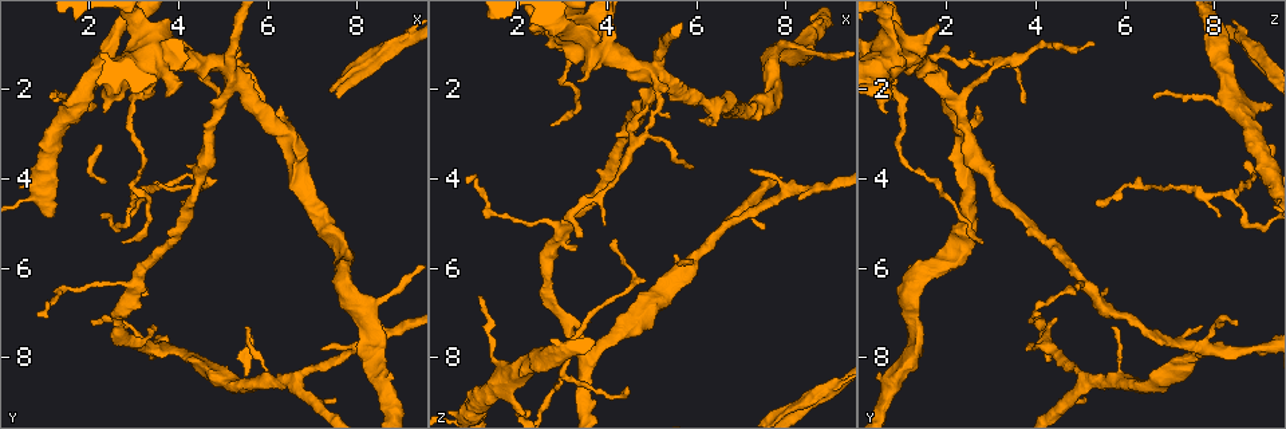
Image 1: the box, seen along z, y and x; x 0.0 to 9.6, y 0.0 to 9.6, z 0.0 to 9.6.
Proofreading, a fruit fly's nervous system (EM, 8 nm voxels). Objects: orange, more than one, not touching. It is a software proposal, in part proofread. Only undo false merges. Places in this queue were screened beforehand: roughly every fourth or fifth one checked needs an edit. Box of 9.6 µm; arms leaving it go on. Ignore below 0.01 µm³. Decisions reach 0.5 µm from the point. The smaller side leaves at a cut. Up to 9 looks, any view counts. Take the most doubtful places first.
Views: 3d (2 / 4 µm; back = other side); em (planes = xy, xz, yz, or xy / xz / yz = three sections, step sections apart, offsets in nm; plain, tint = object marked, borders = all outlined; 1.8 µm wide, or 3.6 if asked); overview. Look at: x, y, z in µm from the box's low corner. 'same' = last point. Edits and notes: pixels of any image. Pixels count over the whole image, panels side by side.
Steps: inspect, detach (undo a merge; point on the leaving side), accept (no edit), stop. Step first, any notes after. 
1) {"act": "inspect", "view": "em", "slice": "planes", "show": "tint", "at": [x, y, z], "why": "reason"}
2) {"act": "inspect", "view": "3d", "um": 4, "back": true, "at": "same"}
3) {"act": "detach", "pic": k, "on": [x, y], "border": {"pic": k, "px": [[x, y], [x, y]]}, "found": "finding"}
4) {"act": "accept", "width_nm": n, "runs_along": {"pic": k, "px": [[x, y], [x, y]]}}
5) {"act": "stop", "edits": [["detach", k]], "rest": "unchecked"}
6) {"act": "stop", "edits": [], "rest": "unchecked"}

{"act": "inspect", "view": "3d", "um": 2, "at": [3.00, 4.40, 8.35], "why": "three-way junction"}

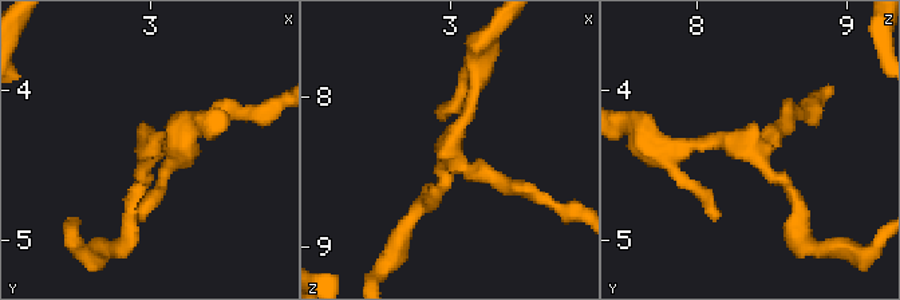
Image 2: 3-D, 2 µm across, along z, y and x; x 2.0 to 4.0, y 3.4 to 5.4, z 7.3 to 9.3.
{"act": "inspect", "view": "em", "slice": "planes", "show": "tint", "at": [3.02, 4.40, 8.38], "arms": 3}

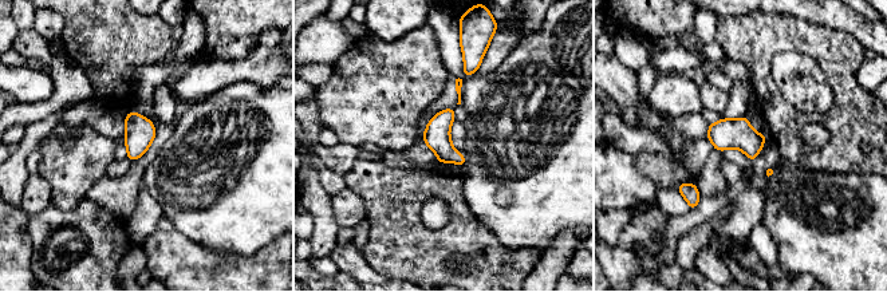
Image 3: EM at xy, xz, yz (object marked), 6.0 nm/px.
{"act": "accept", "found": "all the same neuron"}

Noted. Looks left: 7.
{"act": "inspect", "view": "3d", "um": 4, "at": [8.30, 6.85, 1.05]}

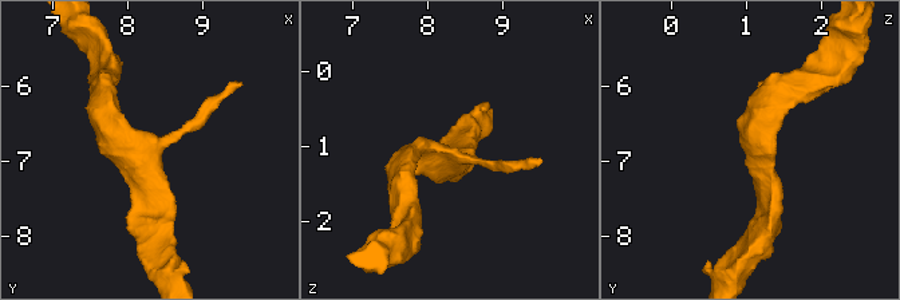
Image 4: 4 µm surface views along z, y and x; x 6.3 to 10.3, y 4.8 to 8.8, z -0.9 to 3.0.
{"act": "inspect", "view": "em", "slice": "planes", "show": "tint", "at": [8.30, 6.80, 1.05], "arms": 3, "why": "shape alone is not enough"}

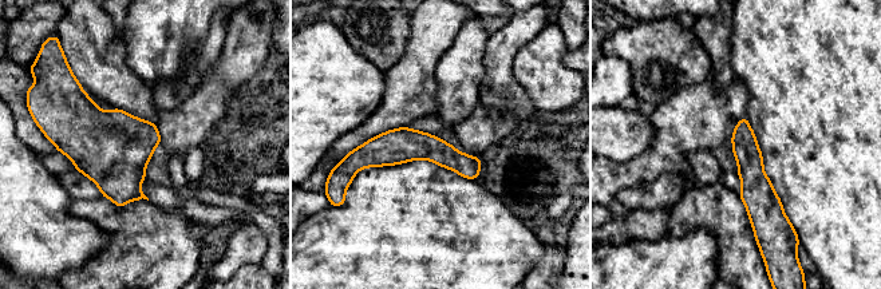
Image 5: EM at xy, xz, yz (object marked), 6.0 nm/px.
{"act": "accept", "runs_along": {"pic": 5, "px": [[360, 154], [434, 149], [477, 166]]}, "found": "one neuron here"}

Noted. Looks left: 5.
{"act": "inspect", "view": "em", "slice": "yz", "step": 8, "show": "tint", "at": [1.75, 2.25, 8.50], "why": "small branch off a trunk"}

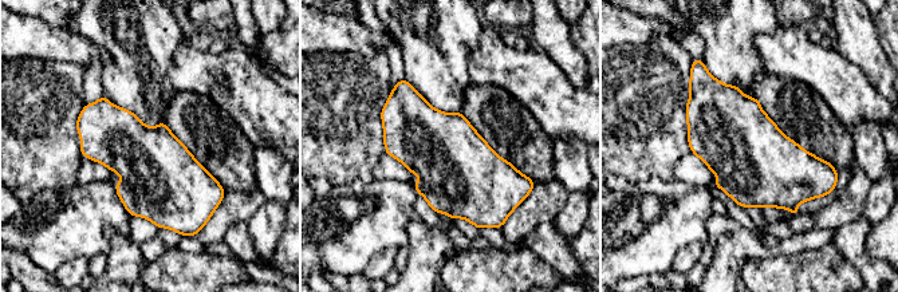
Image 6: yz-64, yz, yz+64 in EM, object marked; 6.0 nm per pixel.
{"act": "accept", "found": "continuous, no second neuron"}

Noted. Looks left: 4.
{"act": "inspect", "view": "3d", "um": 4, "at": [3.10, 6.35, 5.05], "why": "calibre changes"}

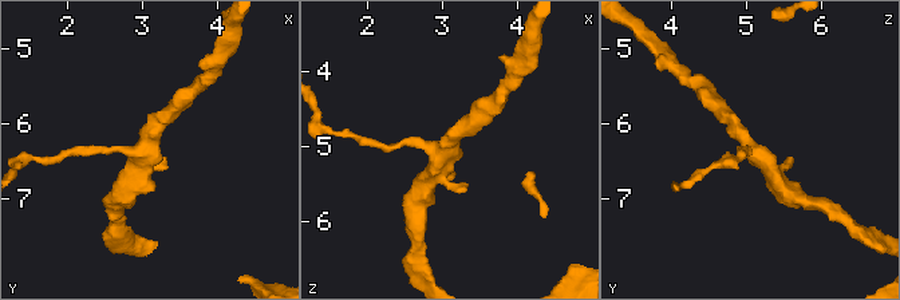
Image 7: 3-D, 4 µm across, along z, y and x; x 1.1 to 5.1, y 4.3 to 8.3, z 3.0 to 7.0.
{"act": "inspect", "view": "em", "um": 3.6, "slice": "planes", "show": "borders", "at": [3.10, 6.35, 5.05]}

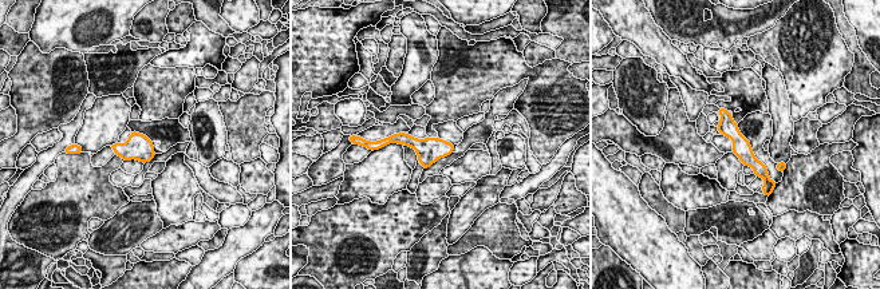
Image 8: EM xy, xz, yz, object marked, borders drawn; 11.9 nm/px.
{"act": "accept", "width_nm": 220, "runs_along": {"pic": 8, "px": [[725, 114], [742, 150], [765, 175]]}, "found": "continuous, no second neuron"}

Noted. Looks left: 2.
{"act": "stop", "edits": [], "rest": "unchecked"}

